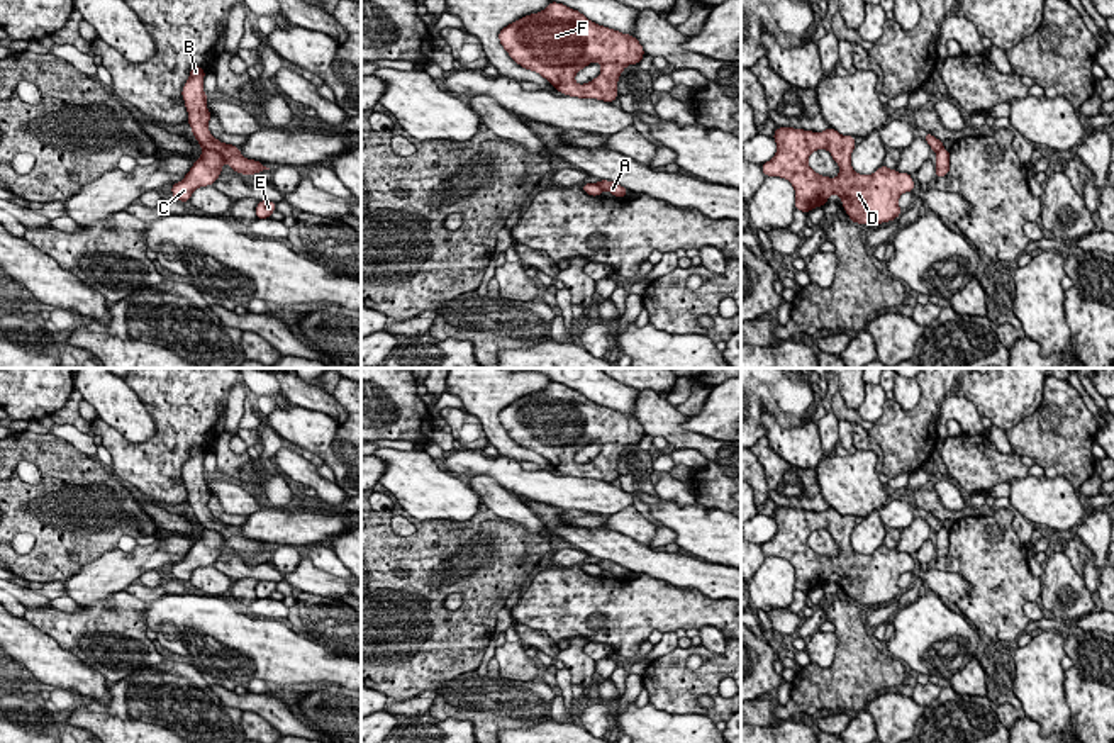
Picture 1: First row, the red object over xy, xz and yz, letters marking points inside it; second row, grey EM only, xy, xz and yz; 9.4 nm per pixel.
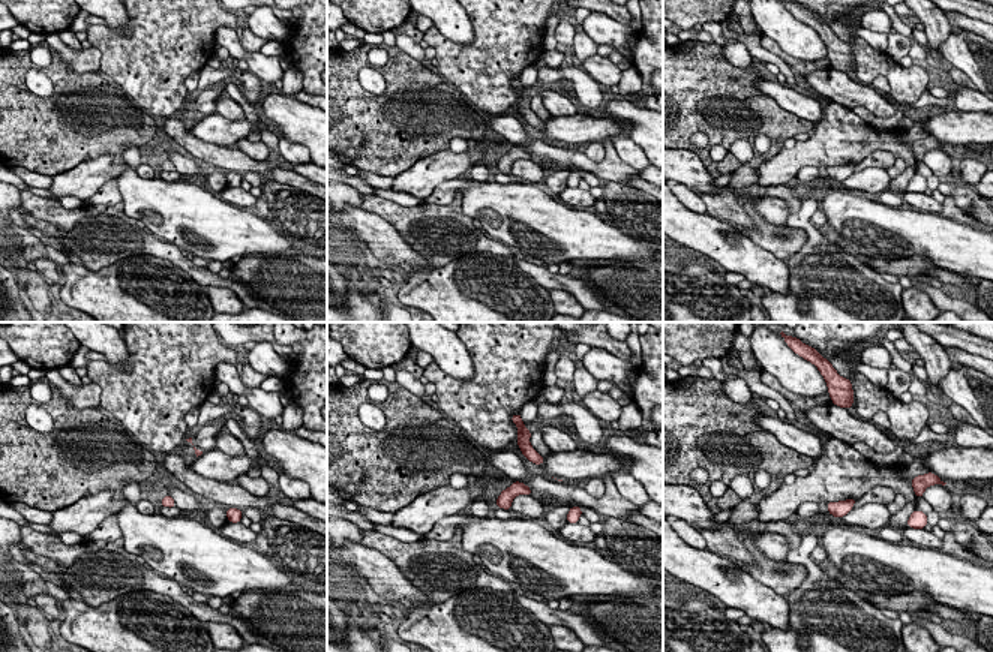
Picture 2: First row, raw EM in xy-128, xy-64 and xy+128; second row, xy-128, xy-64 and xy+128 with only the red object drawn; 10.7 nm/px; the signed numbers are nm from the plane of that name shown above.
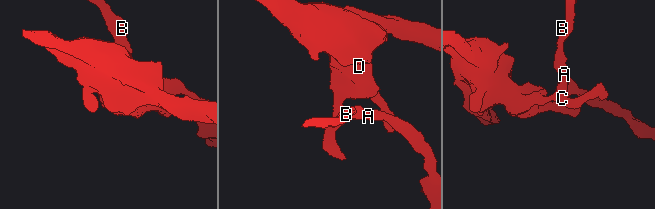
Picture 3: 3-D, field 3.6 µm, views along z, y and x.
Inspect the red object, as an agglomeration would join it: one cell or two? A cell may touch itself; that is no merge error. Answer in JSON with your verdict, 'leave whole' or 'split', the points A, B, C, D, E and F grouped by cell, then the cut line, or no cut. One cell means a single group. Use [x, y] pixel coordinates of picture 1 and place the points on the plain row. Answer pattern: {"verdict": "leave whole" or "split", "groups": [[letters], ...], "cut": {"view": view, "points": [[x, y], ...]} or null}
{"verdict": "split", "groups": [["A", "B"], ["C", "D", "E", "F"]], "cut": {"view": "xy", "points": [[202, 528], [212, 528], [224, 538]]}}

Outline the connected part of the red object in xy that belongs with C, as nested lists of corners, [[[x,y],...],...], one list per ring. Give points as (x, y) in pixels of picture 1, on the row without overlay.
[[[202,529],[200,538],[193,543],[185,558],[171,565],[175,580],[188,582],[192,573],[200,567],[214,565],[220,556],[224,536],[215,529]]]

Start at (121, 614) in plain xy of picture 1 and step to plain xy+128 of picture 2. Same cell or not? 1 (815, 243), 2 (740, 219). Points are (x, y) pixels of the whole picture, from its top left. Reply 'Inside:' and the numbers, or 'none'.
Inside: none

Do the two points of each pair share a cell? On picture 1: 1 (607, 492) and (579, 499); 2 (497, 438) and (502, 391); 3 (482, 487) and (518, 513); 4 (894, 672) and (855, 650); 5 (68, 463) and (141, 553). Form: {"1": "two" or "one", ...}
{"1": "one", "2": "one", "3": "one", "4": "one", "5": "two"}

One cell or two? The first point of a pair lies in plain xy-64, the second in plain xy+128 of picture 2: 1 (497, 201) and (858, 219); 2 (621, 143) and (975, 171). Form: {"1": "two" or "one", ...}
{"1": "one", "2": "one"}

